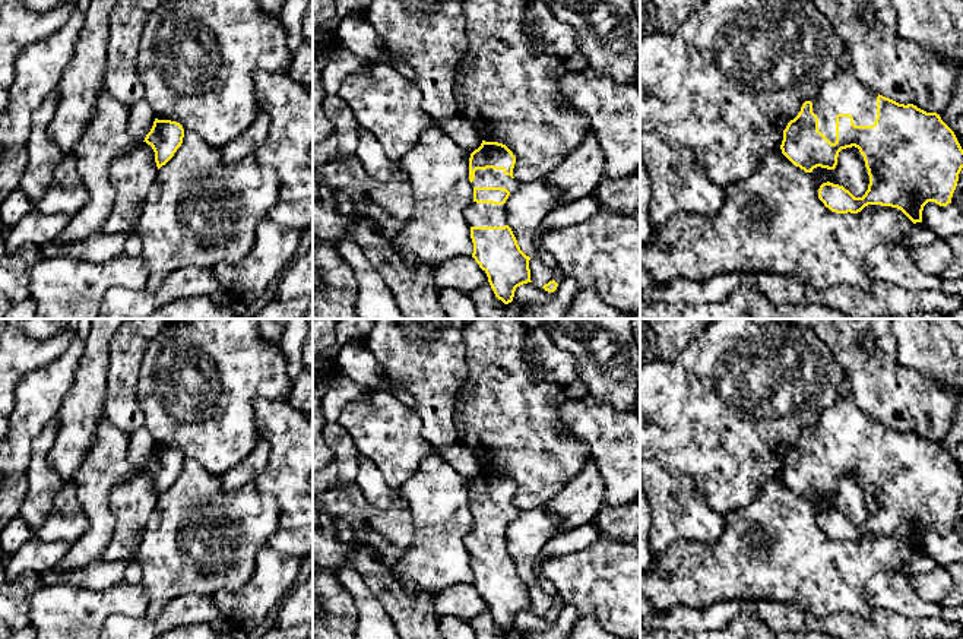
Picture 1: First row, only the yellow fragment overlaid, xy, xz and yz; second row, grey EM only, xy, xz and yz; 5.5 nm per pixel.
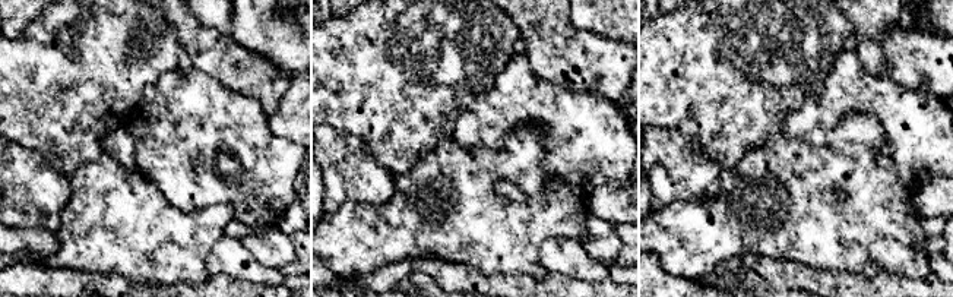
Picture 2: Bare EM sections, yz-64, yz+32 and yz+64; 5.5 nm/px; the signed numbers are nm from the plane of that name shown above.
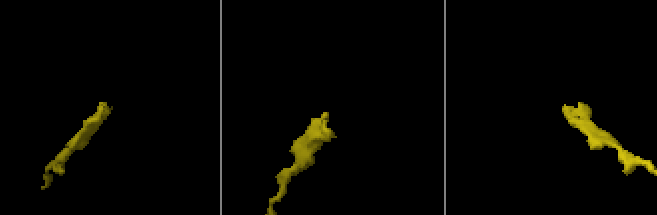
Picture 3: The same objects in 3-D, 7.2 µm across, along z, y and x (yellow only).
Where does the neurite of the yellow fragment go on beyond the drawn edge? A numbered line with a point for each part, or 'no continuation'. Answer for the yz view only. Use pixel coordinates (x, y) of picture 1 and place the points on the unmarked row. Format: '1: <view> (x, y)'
1: yz (843, 421)

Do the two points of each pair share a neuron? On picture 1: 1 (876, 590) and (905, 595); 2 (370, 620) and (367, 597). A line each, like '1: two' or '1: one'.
1: one
2: one

